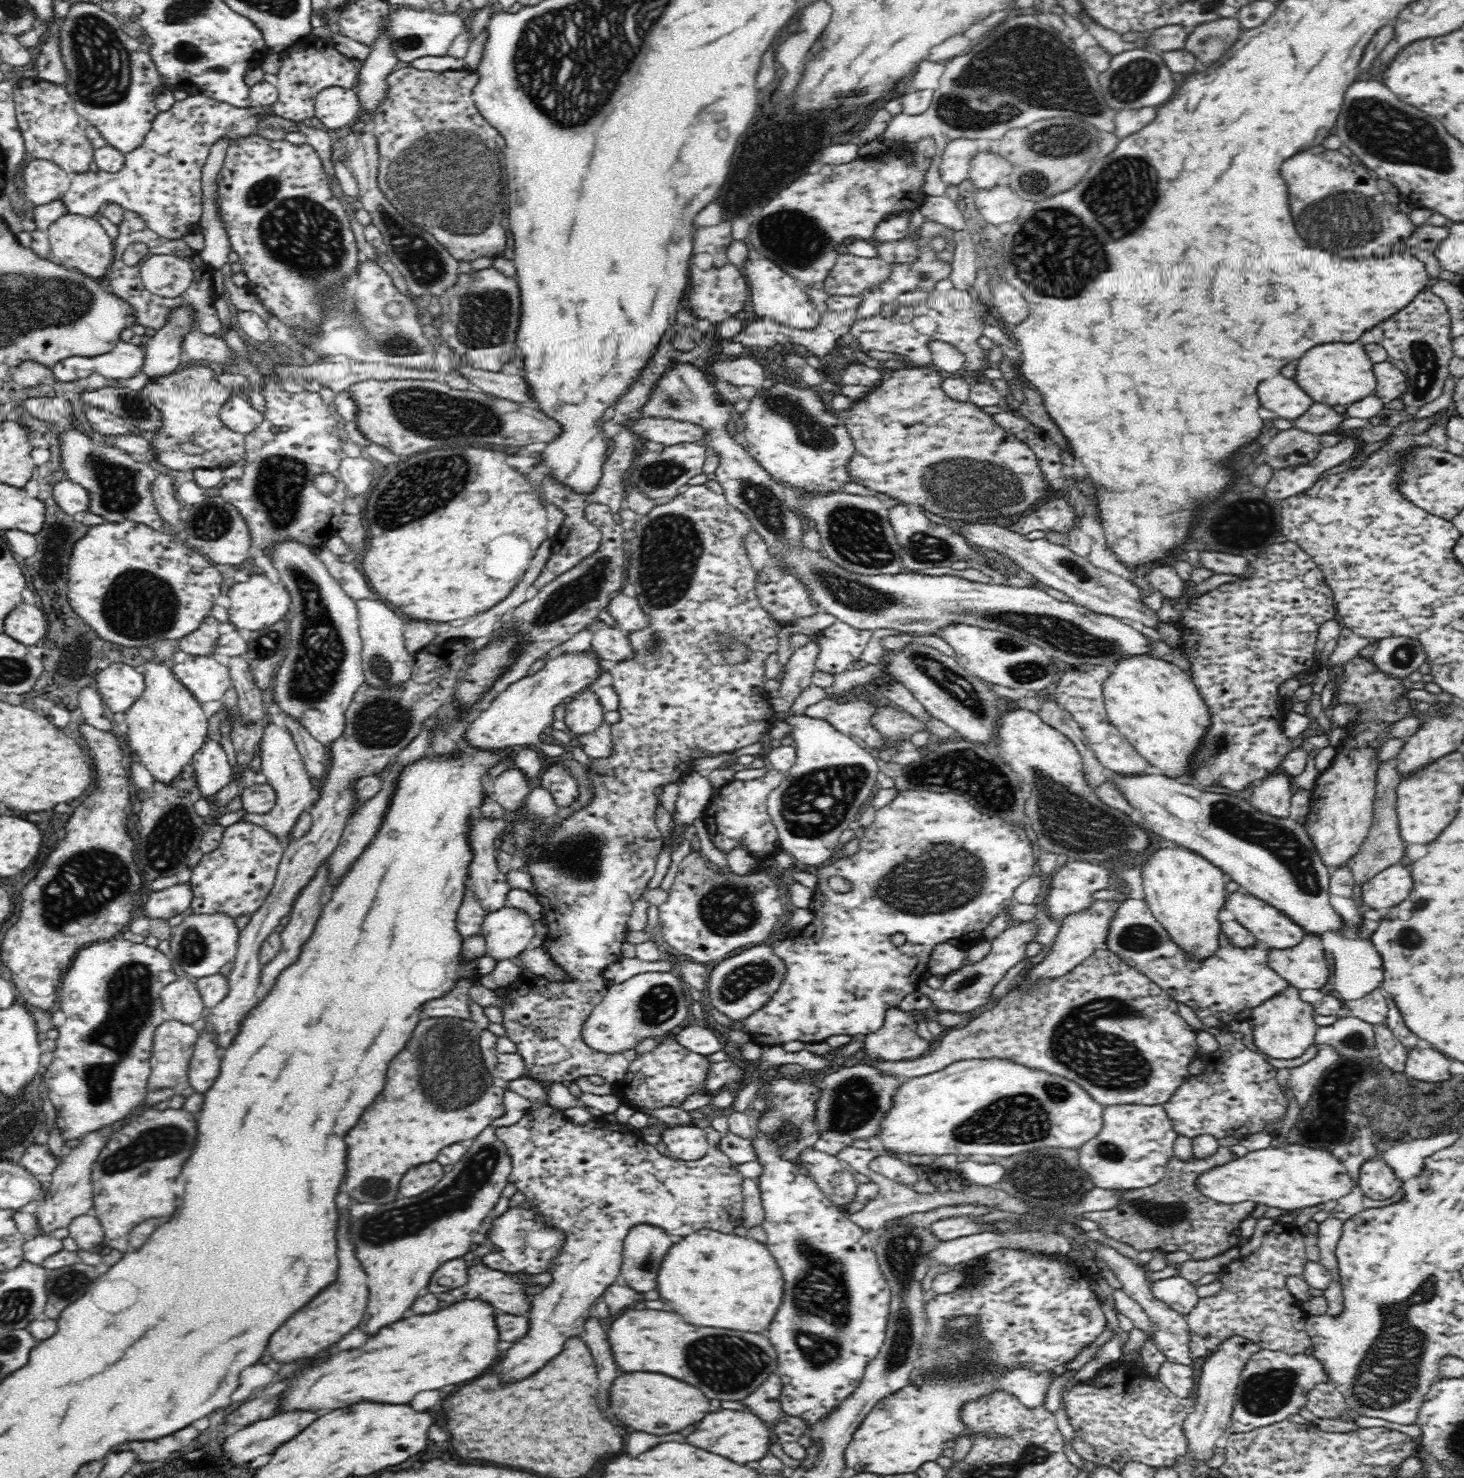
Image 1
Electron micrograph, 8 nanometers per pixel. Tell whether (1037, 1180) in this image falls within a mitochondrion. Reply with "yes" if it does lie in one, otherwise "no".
yes

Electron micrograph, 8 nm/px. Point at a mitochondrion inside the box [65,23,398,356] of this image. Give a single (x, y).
(303, 236)

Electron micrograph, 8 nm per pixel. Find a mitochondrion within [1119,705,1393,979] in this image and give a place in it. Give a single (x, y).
(1279, 841)

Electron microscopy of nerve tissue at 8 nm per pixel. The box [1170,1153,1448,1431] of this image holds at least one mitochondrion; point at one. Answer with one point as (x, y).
(1389, 1375)

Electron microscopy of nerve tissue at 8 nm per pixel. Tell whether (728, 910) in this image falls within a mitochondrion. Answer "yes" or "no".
yes

